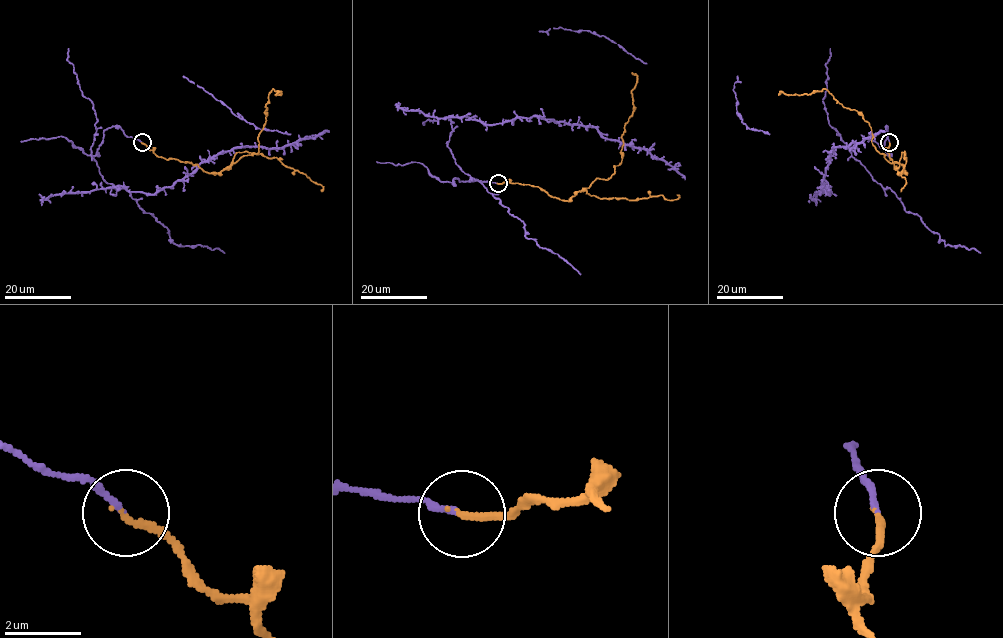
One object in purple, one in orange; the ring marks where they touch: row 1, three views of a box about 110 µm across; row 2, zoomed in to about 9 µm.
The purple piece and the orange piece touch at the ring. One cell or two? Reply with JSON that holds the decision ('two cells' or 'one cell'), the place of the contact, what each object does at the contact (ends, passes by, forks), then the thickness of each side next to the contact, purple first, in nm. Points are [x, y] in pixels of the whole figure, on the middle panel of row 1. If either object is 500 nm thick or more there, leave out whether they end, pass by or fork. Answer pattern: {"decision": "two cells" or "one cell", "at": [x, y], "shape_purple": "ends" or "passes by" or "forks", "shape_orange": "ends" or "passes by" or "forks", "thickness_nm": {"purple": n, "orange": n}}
{"decision": "one cell", "at": [498, 183], "shape_purple": "ends", "shape_orange": "ends", "thickness_nm": {"purple": 140, "orange": 200}}

